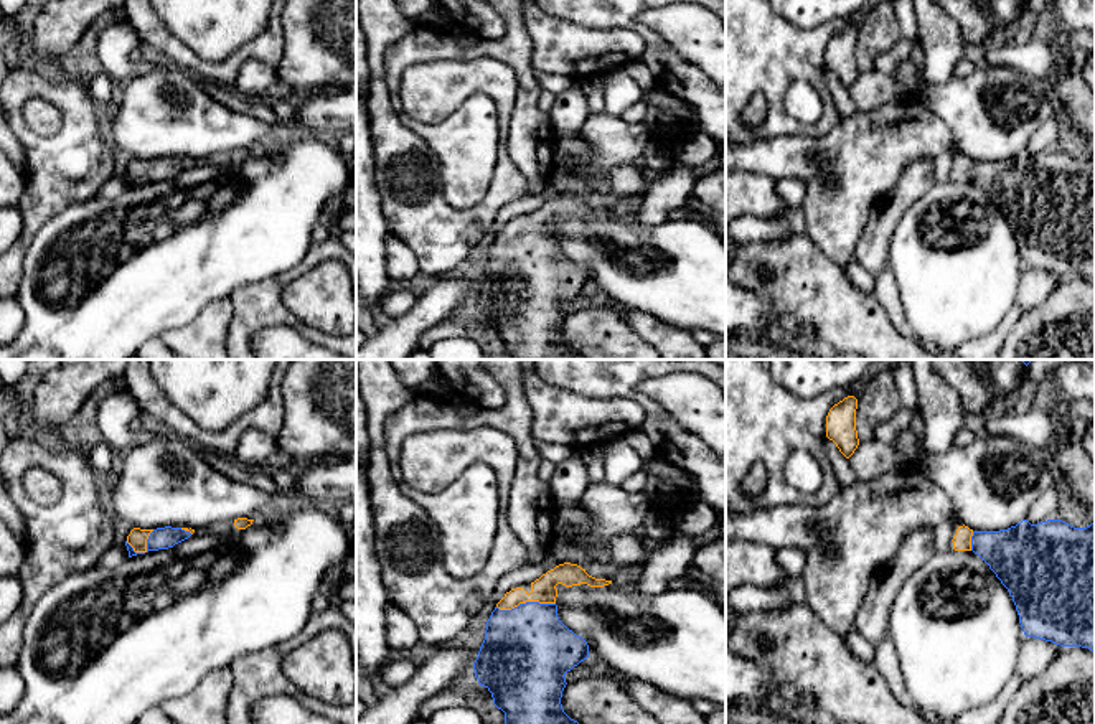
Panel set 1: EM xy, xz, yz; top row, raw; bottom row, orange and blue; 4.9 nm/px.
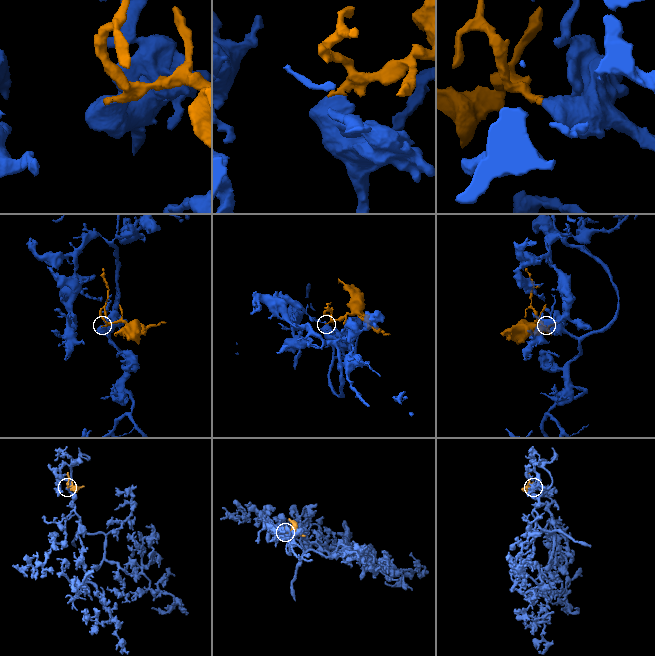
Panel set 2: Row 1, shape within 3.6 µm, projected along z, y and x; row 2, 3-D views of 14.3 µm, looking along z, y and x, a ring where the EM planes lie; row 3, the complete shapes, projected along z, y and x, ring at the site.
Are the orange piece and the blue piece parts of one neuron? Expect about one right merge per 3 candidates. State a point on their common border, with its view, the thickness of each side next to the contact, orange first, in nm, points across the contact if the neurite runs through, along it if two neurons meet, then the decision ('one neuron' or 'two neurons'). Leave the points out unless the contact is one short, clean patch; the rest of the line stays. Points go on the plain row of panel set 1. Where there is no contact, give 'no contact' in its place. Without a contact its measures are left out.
meets orange in xz at (525, 233); 120 nm thick on the orange side, 440 nm on the other; runs through xz (543, 220), (525, 233), (526, 282); one neuron

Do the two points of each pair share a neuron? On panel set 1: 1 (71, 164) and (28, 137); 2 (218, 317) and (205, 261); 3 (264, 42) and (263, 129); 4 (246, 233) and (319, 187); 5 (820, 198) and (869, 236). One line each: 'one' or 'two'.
1: one
2: two
3: two
4: one
5: two

